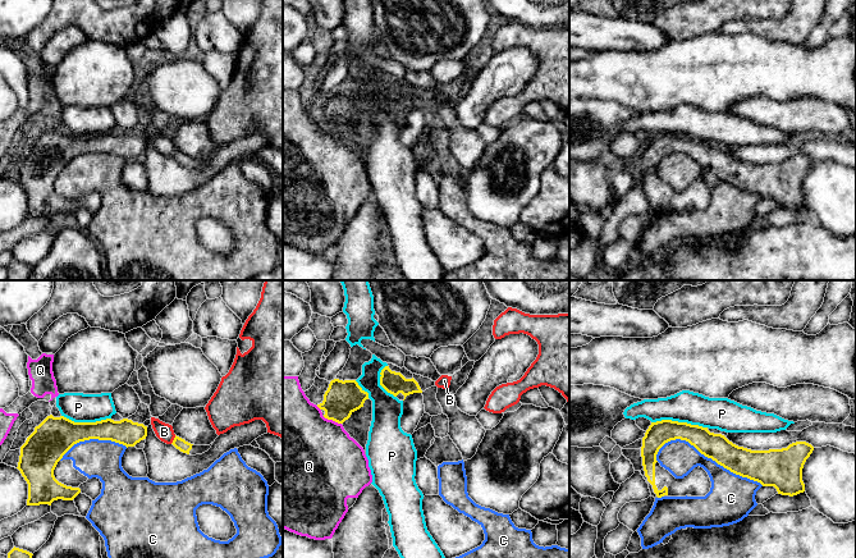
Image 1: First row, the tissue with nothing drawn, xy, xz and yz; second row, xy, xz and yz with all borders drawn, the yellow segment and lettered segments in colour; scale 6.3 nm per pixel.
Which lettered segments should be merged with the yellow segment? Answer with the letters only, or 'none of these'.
none of these

